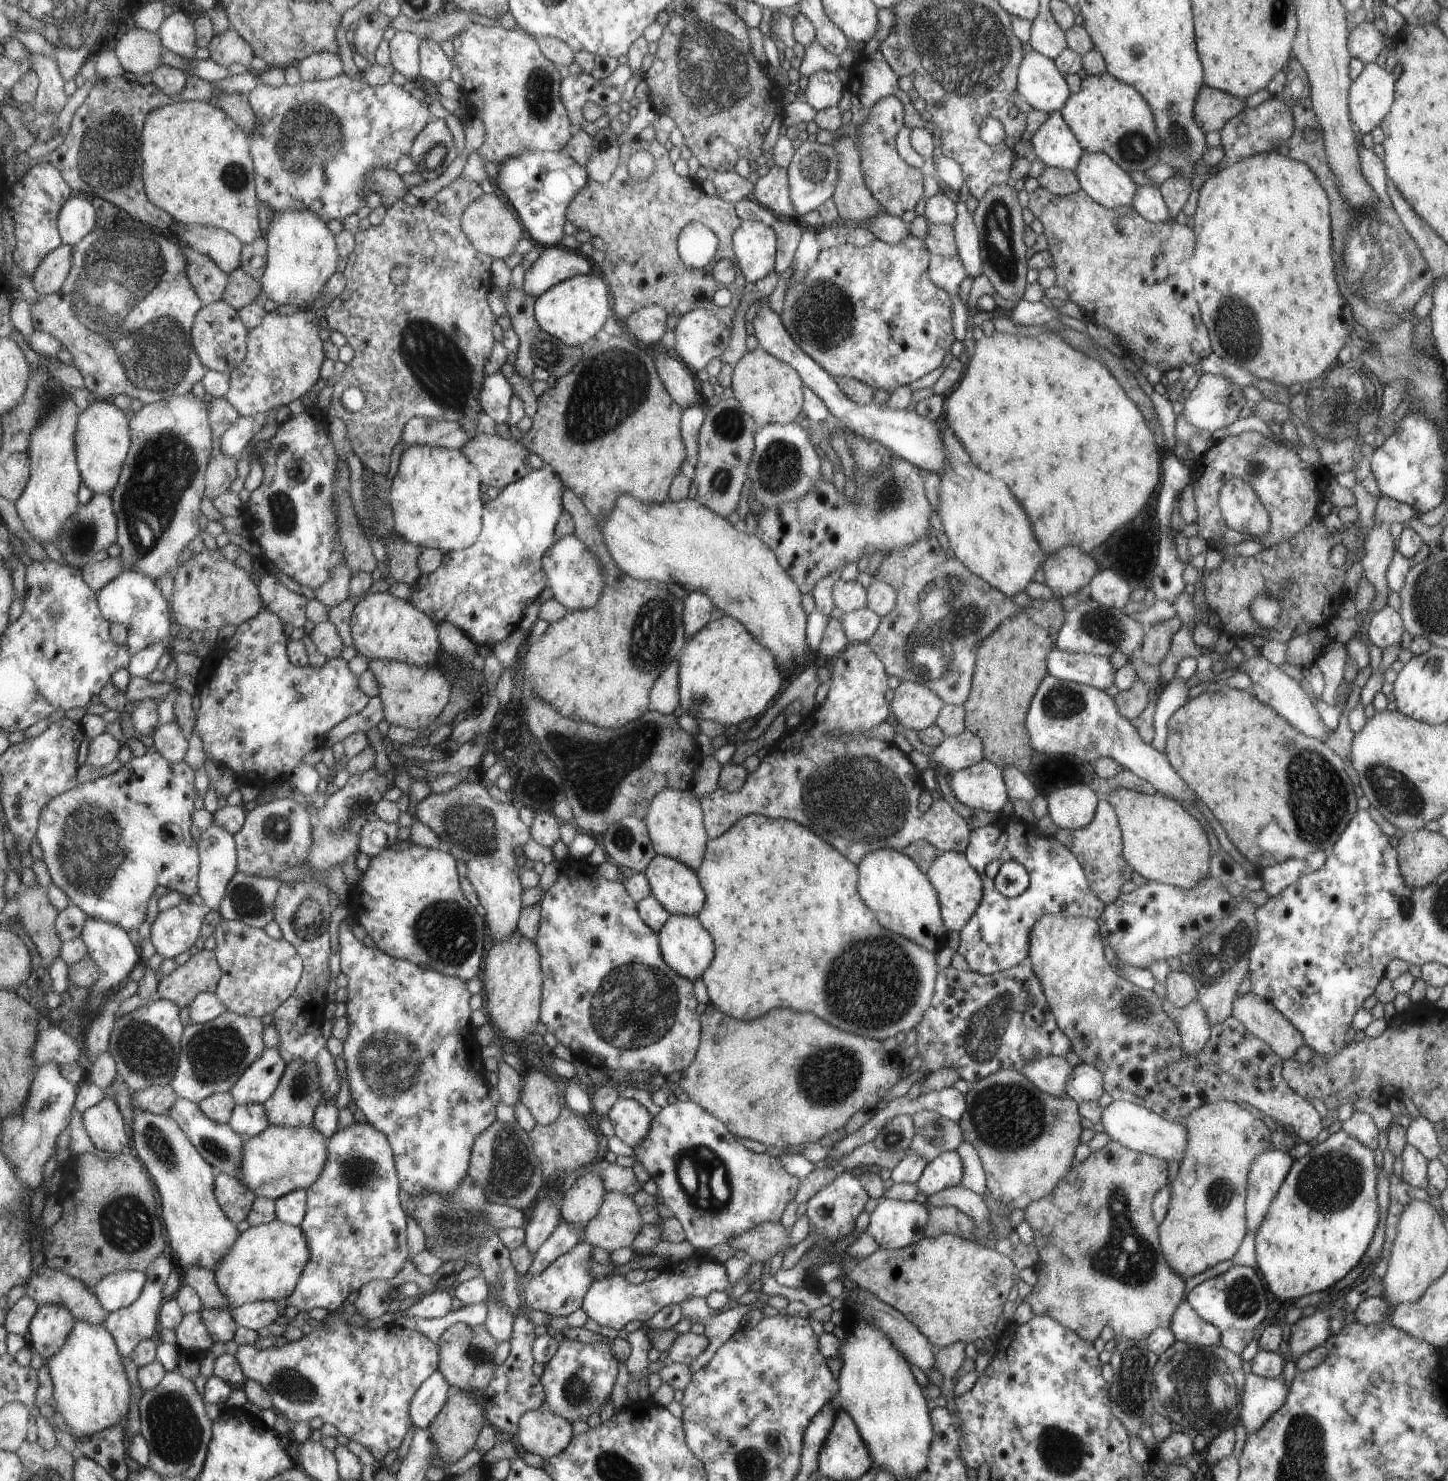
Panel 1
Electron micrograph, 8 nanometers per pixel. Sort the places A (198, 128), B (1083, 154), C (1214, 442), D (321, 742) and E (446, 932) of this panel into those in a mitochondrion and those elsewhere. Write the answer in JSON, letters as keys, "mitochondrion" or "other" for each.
{"A":"other","B":"other","C":"other","D":"other","E":"mitochondrion"}

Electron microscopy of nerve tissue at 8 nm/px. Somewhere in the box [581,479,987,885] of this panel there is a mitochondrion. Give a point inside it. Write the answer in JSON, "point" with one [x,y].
{"point":[867,802]}

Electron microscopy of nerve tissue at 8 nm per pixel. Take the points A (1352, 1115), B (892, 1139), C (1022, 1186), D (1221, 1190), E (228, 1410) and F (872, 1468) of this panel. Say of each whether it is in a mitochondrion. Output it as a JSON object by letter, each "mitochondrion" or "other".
{"A":"other","B":"mitochondrion","C":"other","D":"mitochondrion","E":"other","F":"other"}

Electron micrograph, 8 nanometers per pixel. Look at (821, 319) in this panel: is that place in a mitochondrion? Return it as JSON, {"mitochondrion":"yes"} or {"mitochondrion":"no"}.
{"mitochondrion":"yes"}

